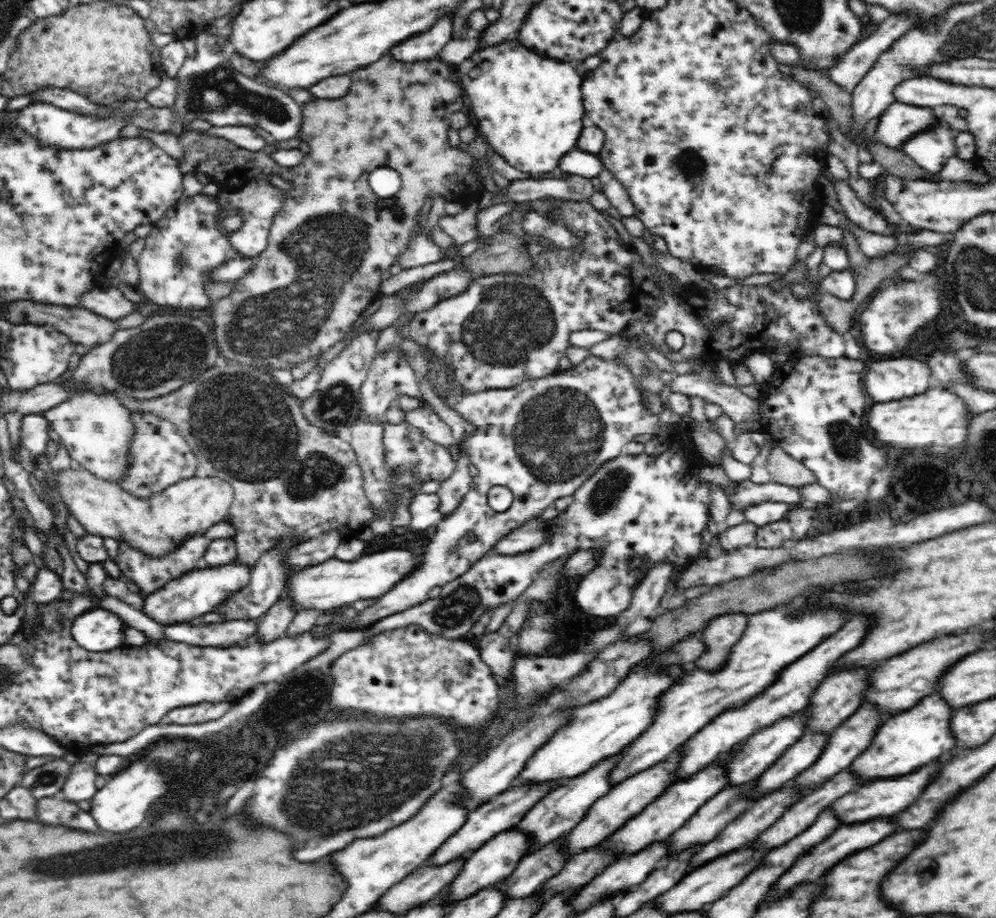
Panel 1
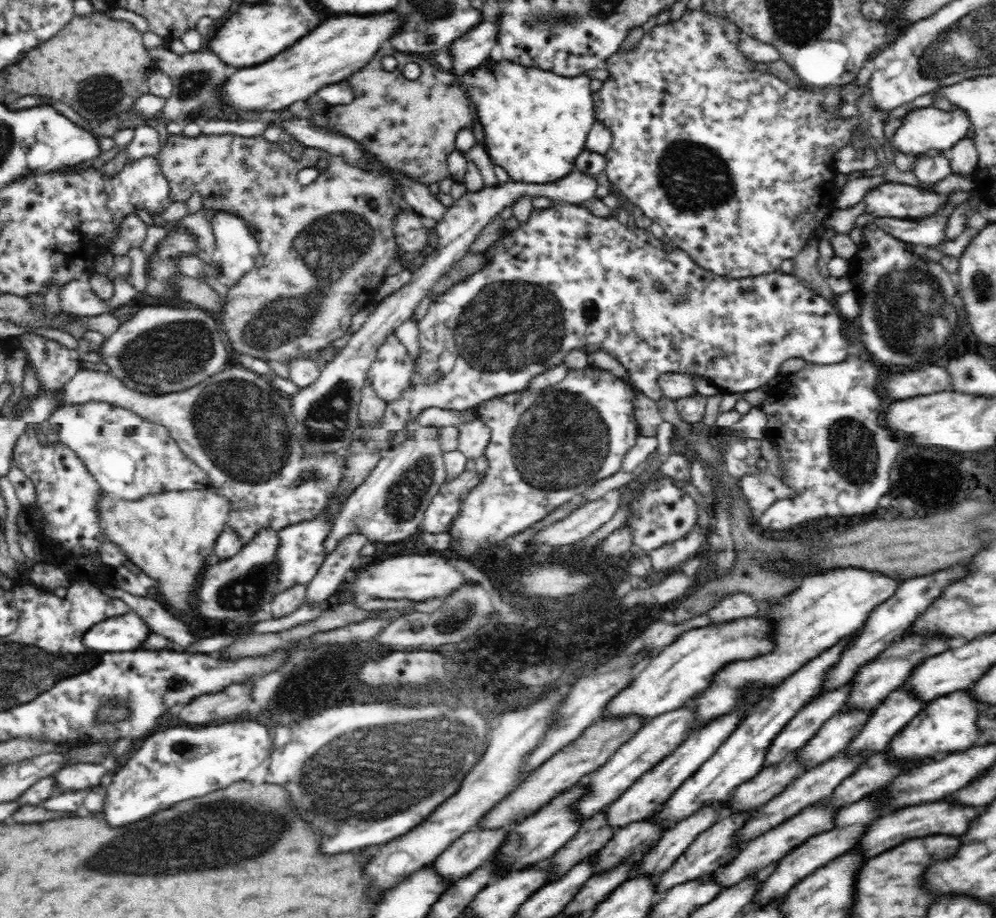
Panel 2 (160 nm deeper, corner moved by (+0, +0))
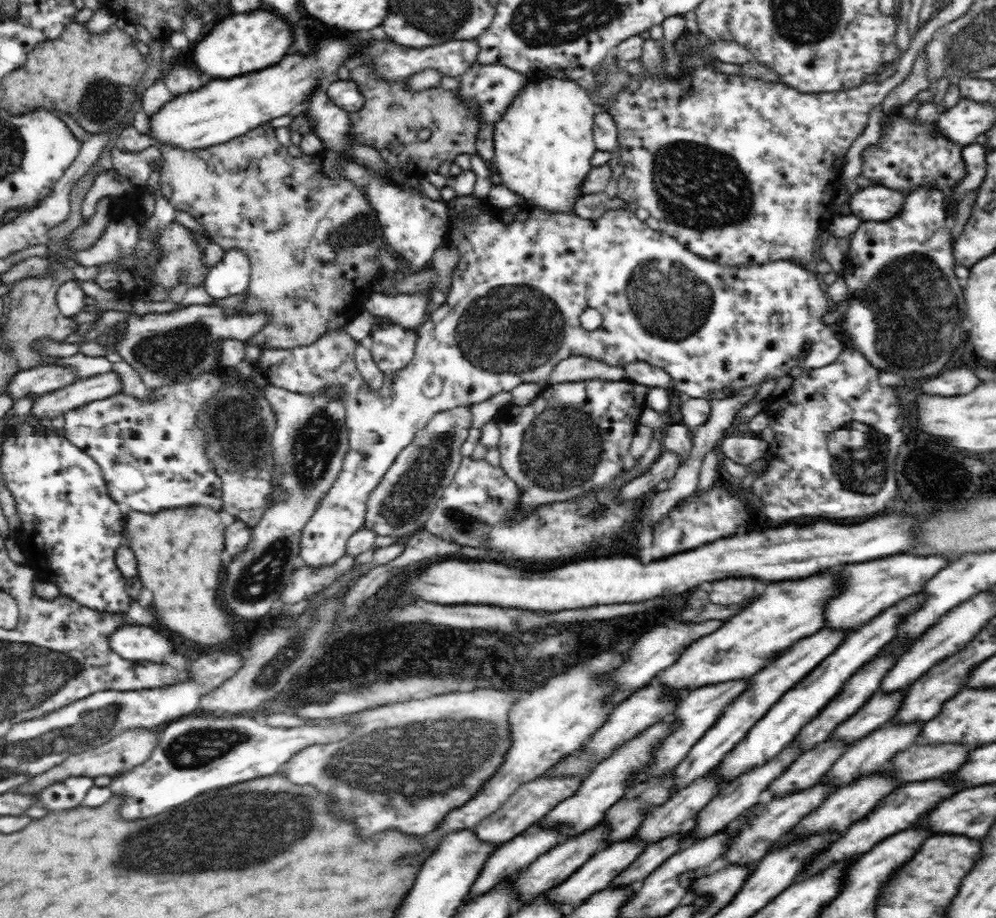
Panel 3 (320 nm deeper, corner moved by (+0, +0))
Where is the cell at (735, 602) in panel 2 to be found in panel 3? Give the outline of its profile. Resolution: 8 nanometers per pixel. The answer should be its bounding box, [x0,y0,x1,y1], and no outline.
[707,576,754,607]

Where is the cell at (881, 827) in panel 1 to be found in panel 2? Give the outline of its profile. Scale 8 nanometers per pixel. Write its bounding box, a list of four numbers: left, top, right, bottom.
[858,802,980,858]

